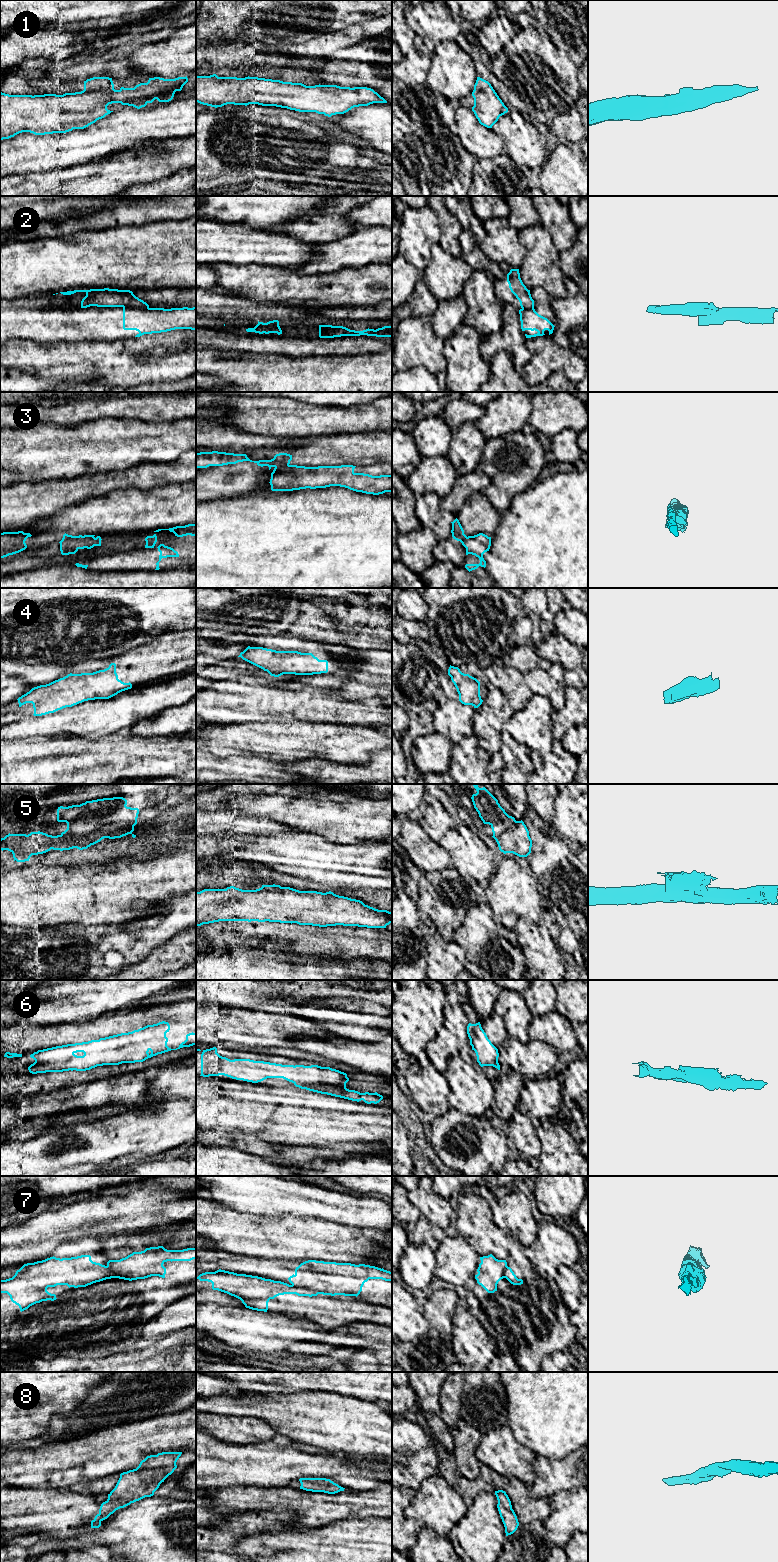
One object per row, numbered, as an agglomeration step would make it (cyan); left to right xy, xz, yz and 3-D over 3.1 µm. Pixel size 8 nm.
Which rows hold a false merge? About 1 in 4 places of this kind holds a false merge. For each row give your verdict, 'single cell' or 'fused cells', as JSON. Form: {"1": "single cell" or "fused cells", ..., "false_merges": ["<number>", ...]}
{"1": "single cell", "2": "fused cells", "3": "fused cells", "4": "single cell", "5": "fused cells", "6": "single cell", "7": "fused cells", "8": "single cell", "false_merges": ["2", "3", "5", "7"]}

